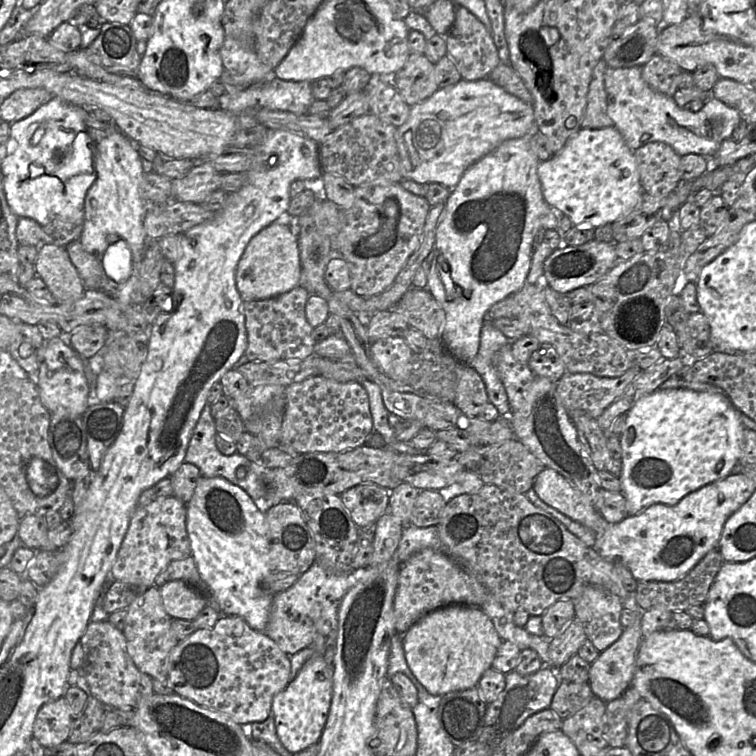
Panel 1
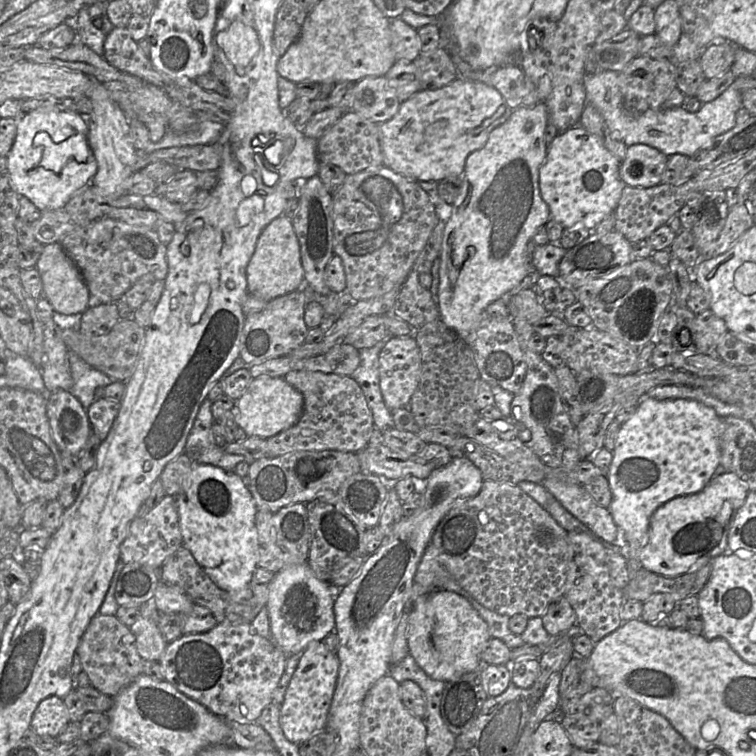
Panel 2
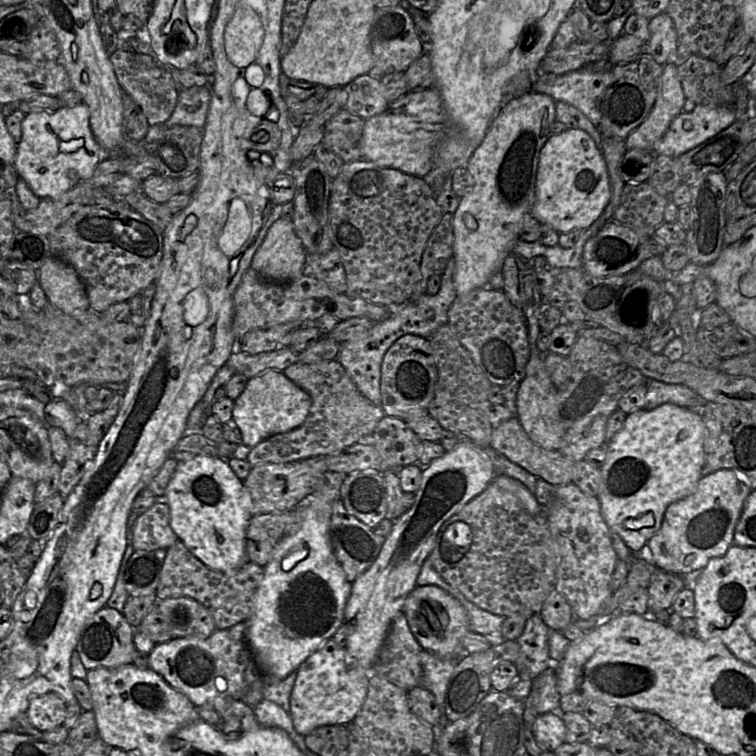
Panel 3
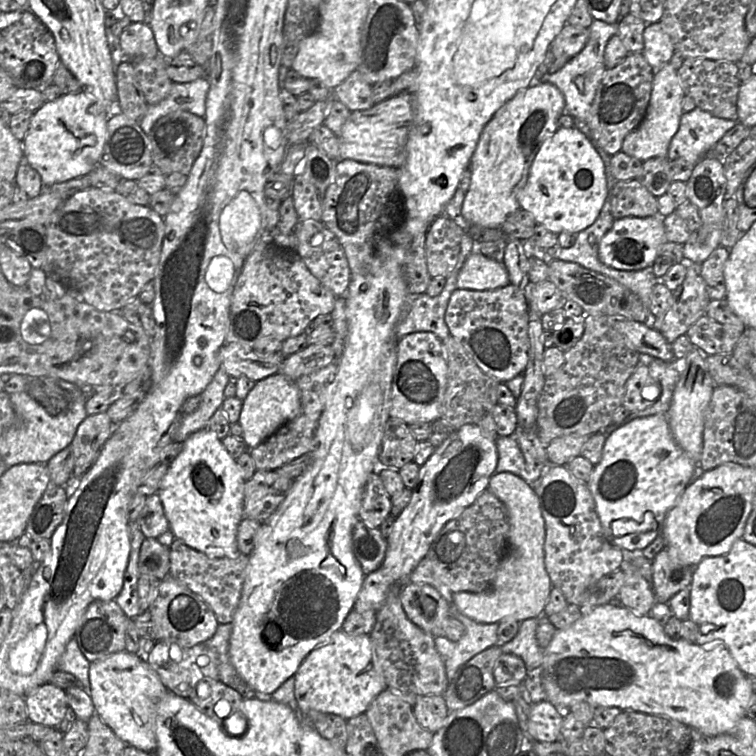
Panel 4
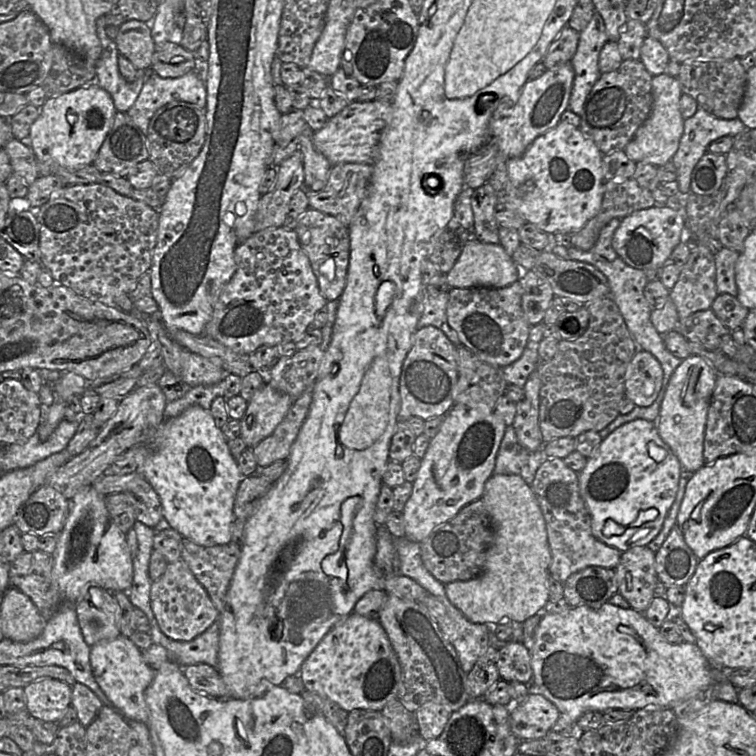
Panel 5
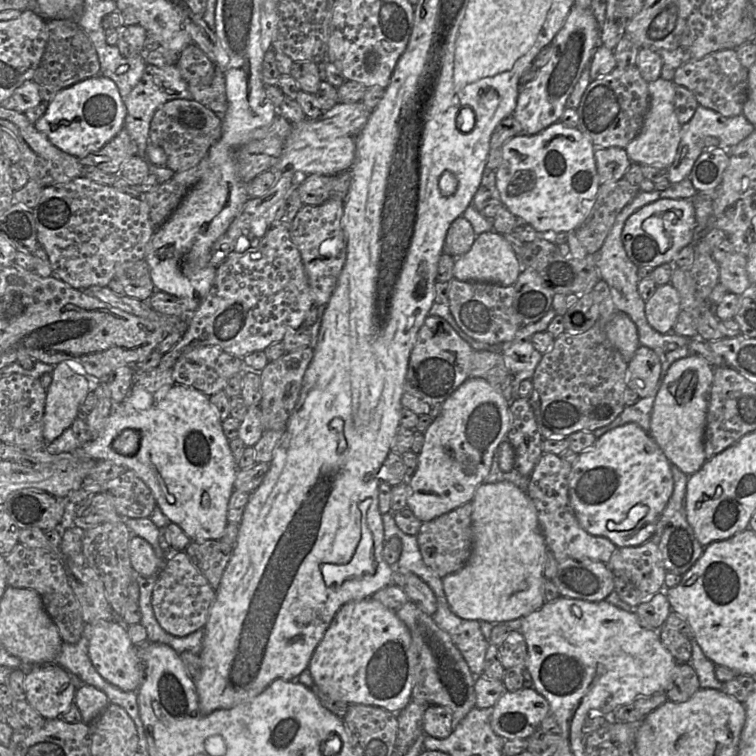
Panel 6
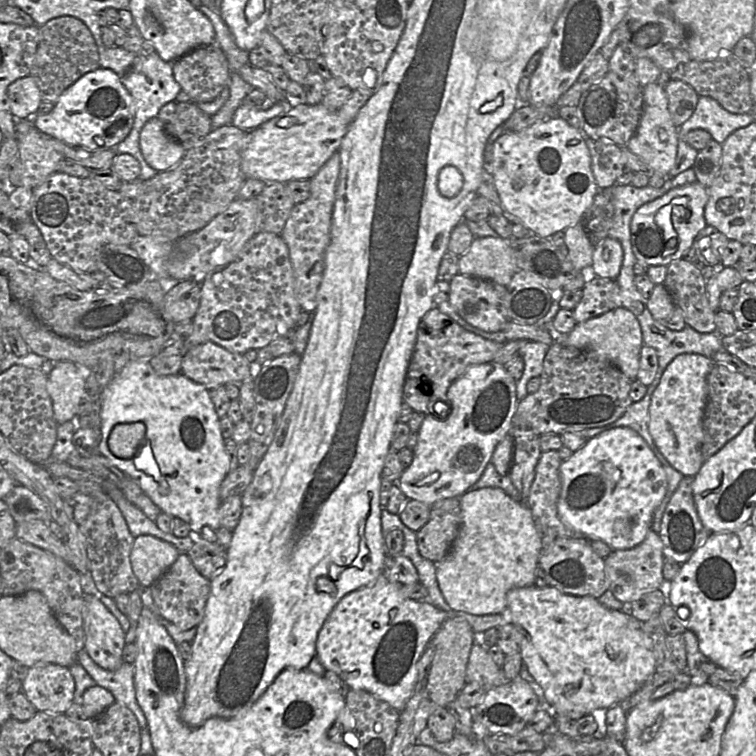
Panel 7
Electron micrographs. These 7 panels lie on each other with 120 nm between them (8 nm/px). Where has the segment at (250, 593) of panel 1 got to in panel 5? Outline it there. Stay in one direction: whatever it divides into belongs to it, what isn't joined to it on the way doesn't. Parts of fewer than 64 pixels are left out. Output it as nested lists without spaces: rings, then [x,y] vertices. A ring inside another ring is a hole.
[[[191,406],[179,416],[165,420],[161,424],[157,446],[138,467],[135,473],[142,475],[158,494],[162,504],[162,515],[170,527],[183,539],[197,545],[211,547],[231,542],[231,526],[236,519],[234,502],[238,487],[244,478],[237,461],[232,457],[223,432],[215,424],[210,410],[200,406]]]

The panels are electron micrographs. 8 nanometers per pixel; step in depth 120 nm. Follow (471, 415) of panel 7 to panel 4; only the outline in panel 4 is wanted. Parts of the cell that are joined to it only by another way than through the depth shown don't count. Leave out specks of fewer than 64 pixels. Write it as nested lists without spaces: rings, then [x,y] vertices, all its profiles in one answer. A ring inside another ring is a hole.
[[[465,424],[455,429],[450,436],[435,449],[434,453],[420,466],[417,485],[412,489],[412,498],[406,508],[396,518],[393,531],[387,538],[387,552],[382,565],[365,576],[362,588],[358,594],[354,609],[359,613],[369,610],[378,611],[384,603],[390,587],[393,584],[408,582],[408,577],[418,563],[427,555],[436,535],[443,526],[471,505],[478,496],[488,489],[491,476],[495,473],[498,462],[496,441],[487,438],[481,429],[473,424]]]

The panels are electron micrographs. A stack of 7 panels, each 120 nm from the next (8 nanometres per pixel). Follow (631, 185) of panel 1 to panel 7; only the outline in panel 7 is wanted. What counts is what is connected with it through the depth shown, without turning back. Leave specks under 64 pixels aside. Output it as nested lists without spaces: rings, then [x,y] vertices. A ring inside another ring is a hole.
[[[557,115],[521,131],[503,132],[493,143],[492,176],[505,210],[519,218],[531,234],[543,238],[580,223],[599,190],[584,135]]]

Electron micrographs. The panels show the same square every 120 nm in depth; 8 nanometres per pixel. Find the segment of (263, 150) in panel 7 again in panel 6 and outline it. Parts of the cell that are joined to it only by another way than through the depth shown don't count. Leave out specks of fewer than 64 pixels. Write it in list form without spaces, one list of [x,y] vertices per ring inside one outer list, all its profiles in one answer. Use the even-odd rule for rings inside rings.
[[[362,102],[337,103],[317,119],[306,118],[293,124],[280,160],[272,170],[277,174],[292,170],[306,175],[335,175],[350,170],[356,156],[358,135],[366,125],[371,112],[372,110],[368,110]]]

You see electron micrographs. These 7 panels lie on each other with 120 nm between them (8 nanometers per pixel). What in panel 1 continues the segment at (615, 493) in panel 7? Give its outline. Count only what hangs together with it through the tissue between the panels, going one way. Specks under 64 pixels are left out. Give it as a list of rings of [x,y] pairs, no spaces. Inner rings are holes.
[[[669,388],[658,389],[640,398],[627,412],[620,435],[622,472],[619,479],[628,516],[654,504],[674,506],[688,494],[730,474],[742,455],[743,430],[740,412],[724,393]]]

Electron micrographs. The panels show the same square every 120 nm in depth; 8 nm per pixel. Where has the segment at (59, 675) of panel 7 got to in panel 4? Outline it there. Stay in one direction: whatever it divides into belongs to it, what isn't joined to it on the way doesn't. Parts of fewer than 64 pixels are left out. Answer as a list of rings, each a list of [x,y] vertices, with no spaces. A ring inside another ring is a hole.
[[[50,683],[34,688],[24,699],[28,721],[51,728],[59,727],[68,708],[65,690]]]

